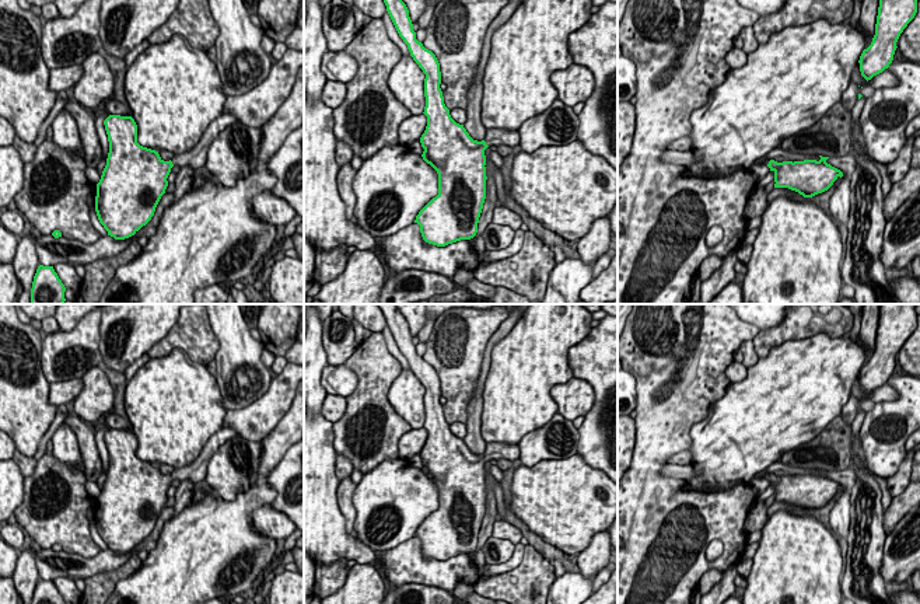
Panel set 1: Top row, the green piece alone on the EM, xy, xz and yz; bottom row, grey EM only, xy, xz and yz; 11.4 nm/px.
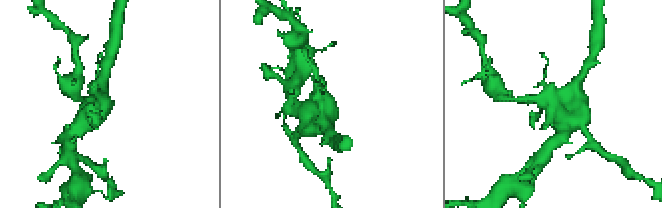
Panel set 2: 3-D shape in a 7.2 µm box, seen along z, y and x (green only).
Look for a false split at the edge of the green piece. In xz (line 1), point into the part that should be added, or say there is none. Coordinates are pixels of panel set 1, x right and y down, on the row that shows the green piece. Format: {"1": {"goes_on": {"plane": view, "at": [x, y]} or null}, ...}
{"1": {"goes_on": {"plane": "xz", "at": [493, 136]}}}

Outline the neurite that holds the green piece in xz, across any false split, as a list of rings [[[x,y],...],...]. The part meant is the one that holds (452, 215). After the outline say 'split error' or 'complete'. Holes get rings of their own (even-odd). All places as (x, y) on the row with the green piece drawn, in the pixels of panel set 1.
[[[384,0],[386,11],[410,56],[426,74],[424,115],[427,126],[420,137],[421,157],[438,174],[438,195],[416,216],[426,242],[445,247],[471,240],[486,199],[486,156],[490,146],[520,144],[520,133],[489,129],[482,142],[473,140],[464,125],[456,123],[444,104],[440,63],[435,55],[416,39],[409,10],[402,0]]]; split error

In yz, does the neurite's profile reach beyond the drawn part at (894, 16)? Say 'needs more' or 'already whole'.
already whole

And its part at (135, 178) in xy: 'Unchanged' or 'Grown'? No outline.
Grown

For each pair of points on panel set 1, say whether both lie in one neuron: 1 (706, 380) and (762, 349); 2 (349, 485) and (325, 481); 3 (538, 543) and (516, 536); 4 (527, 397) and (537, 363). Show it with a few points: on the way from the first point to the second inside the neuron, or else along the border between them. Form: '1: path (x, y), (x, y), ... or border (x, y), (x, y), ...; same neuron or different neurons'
1: border (759, 331), (751, 339); different neurons
2: border (338, 481), (336, 502), (343, 516); different neurons
3: border (496, 520), (507, 520), (523, 536); different neurons
4: path (527, 388), (528, 372); same neuron

